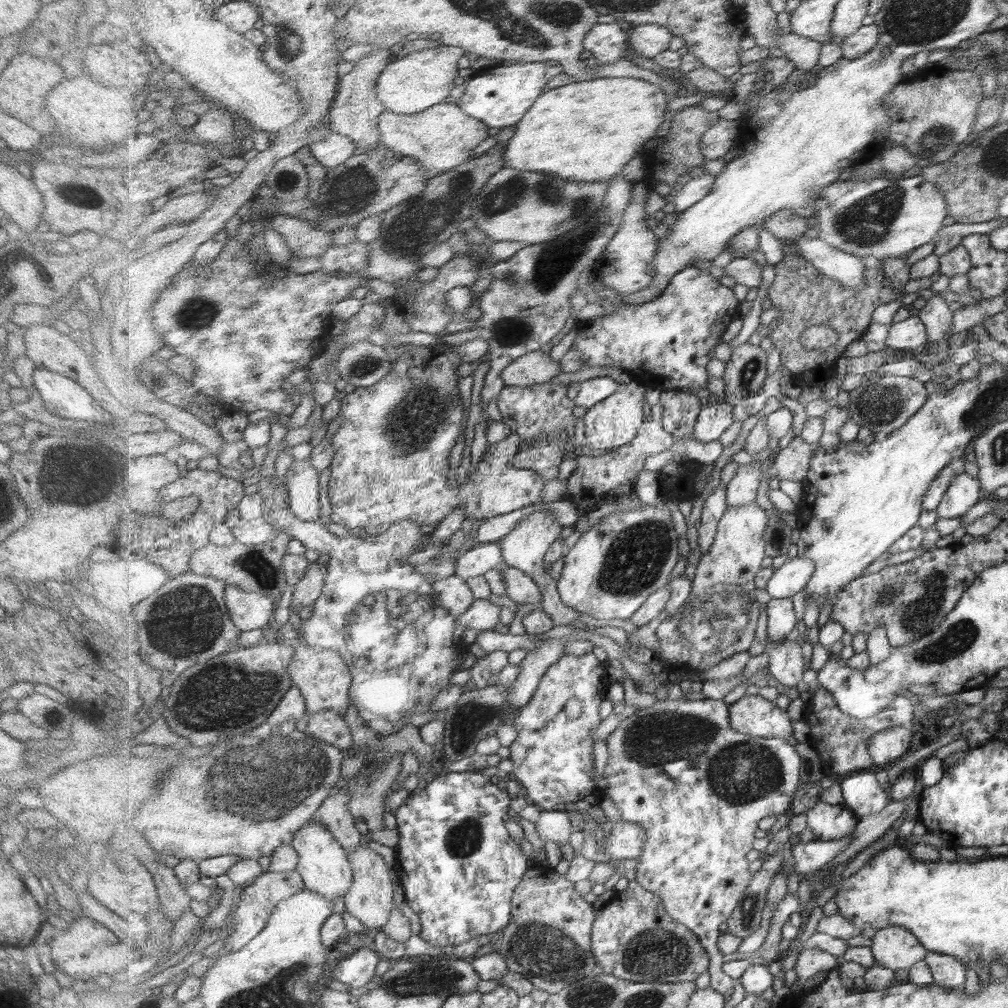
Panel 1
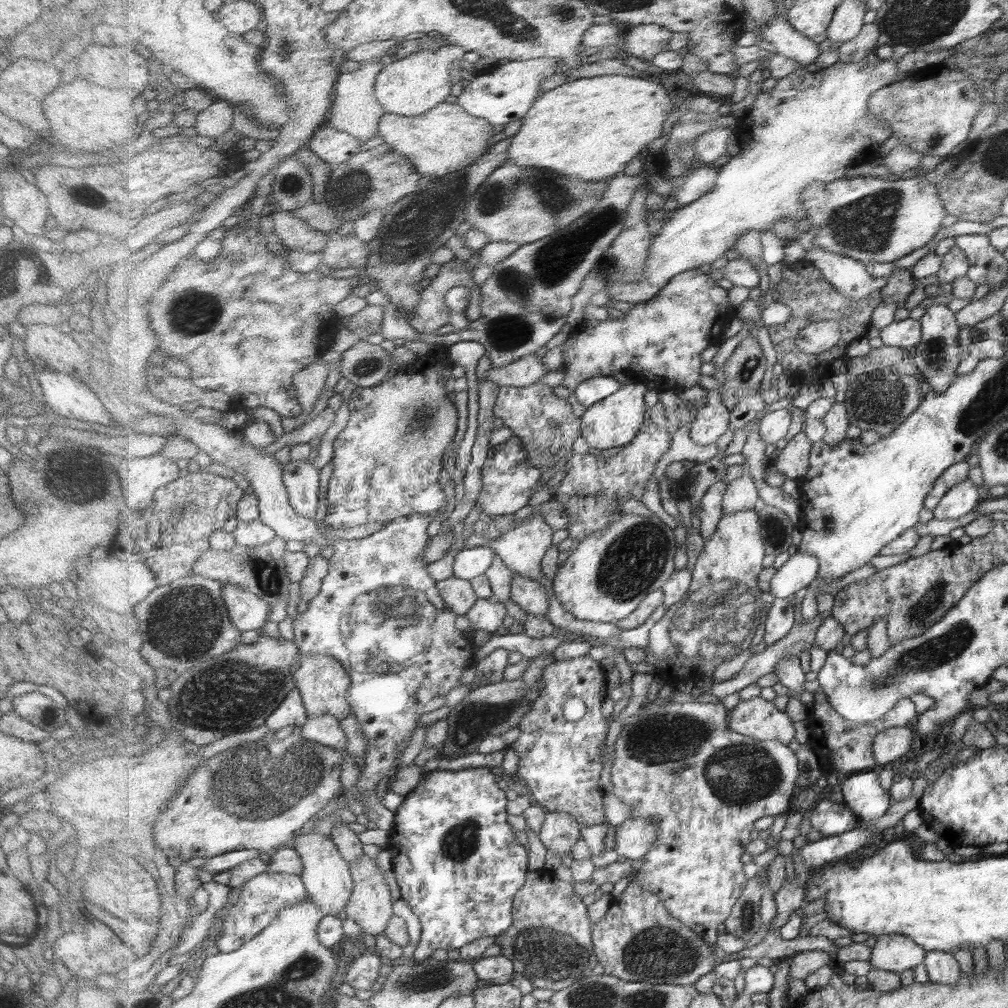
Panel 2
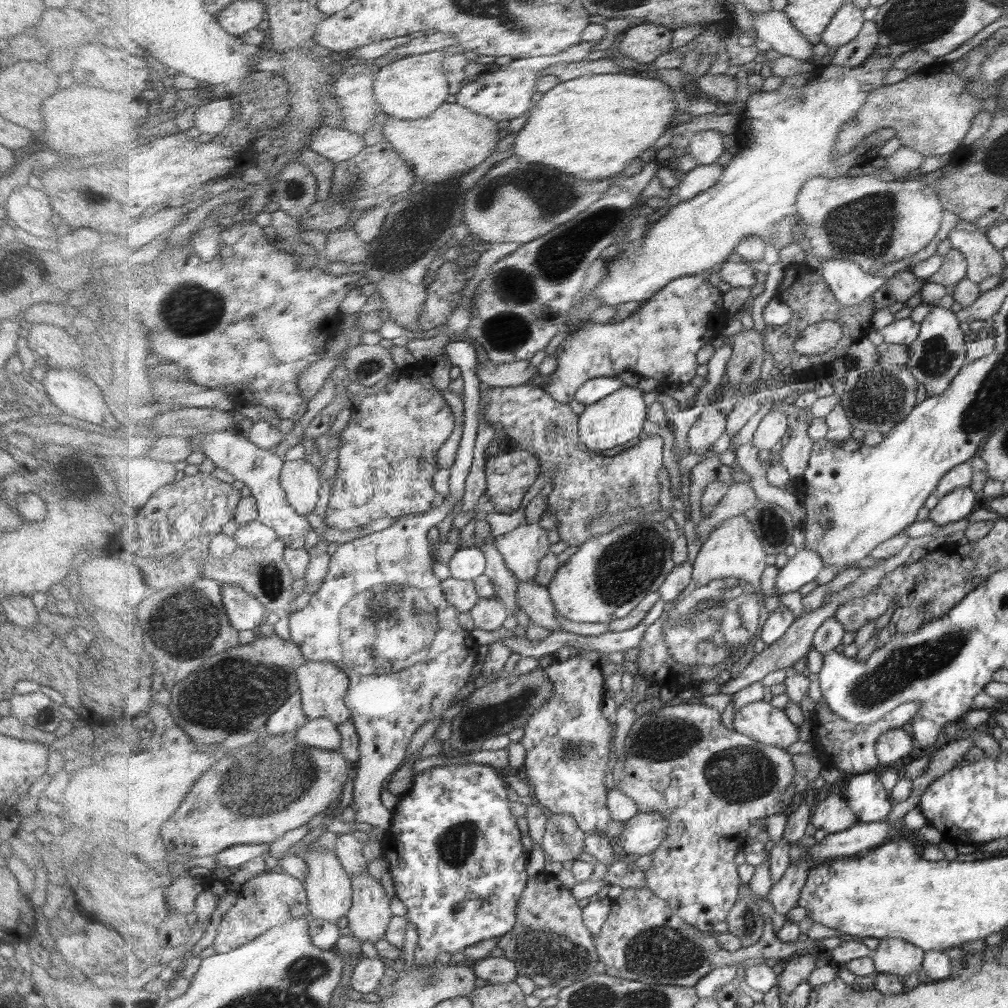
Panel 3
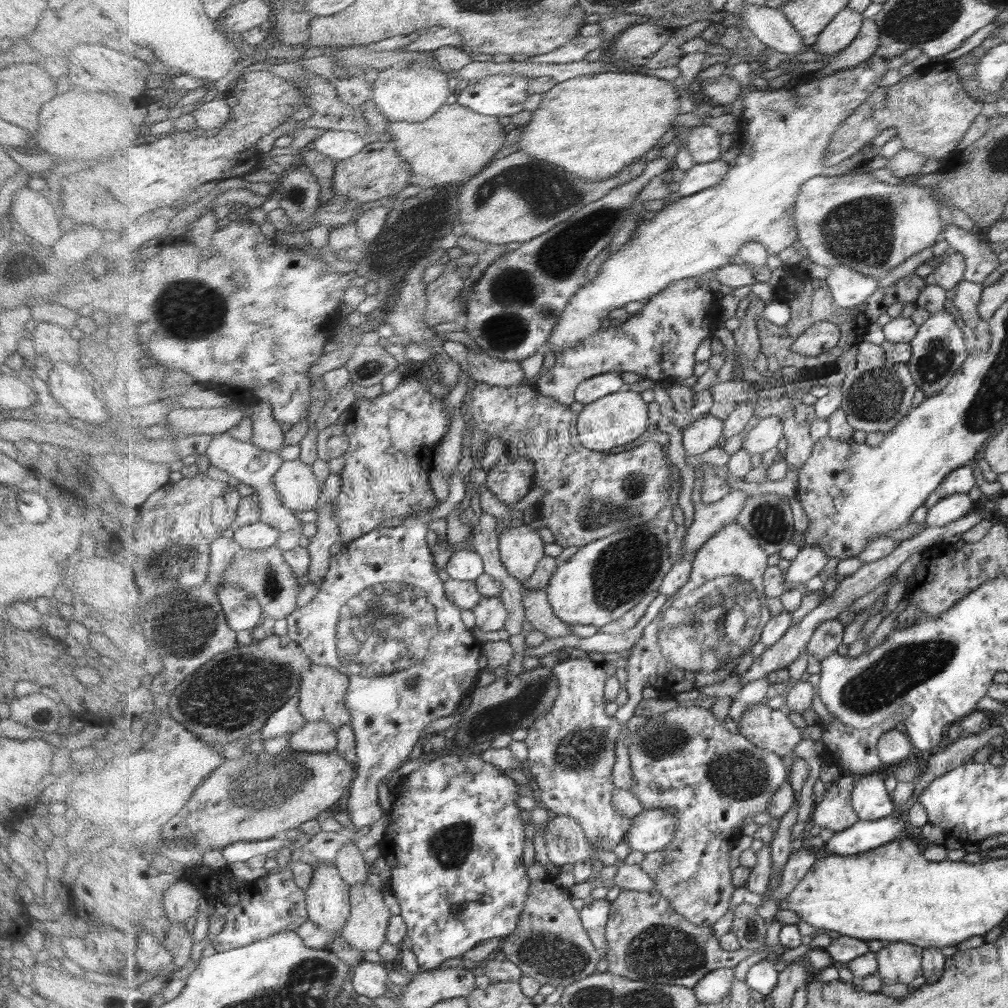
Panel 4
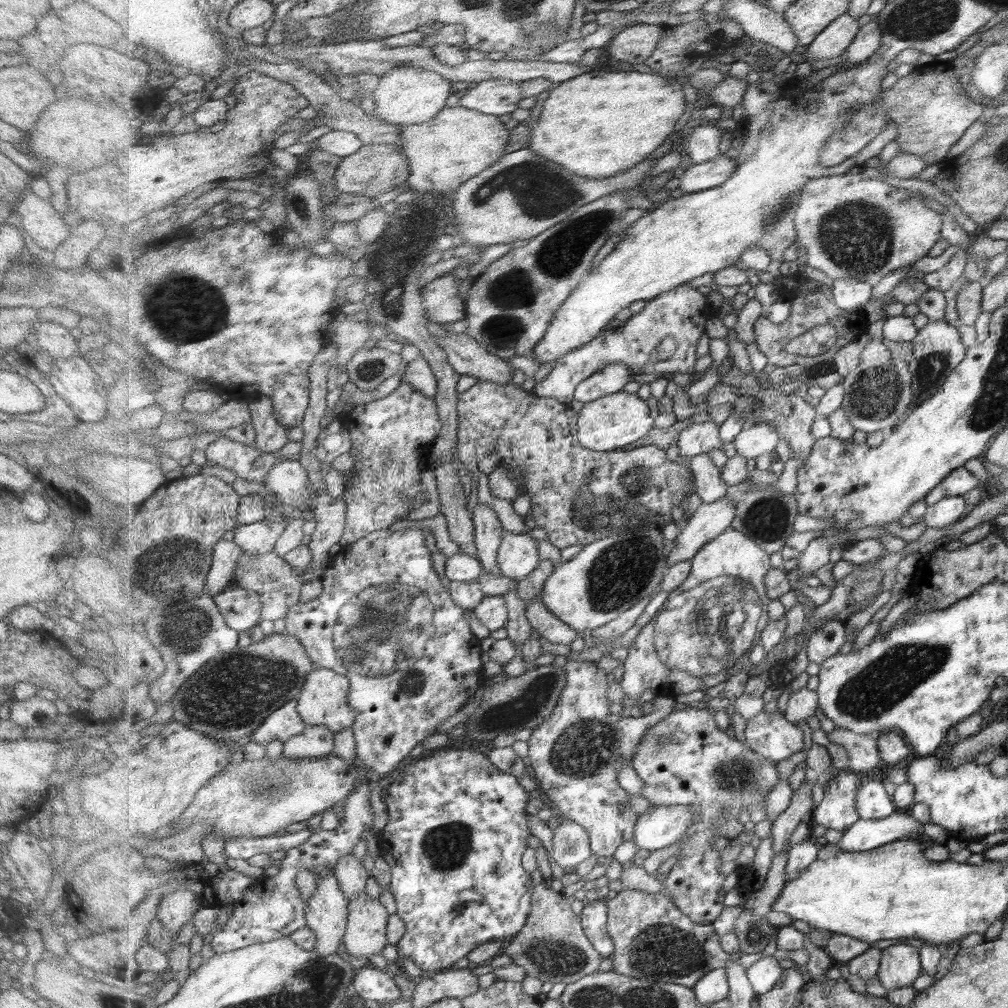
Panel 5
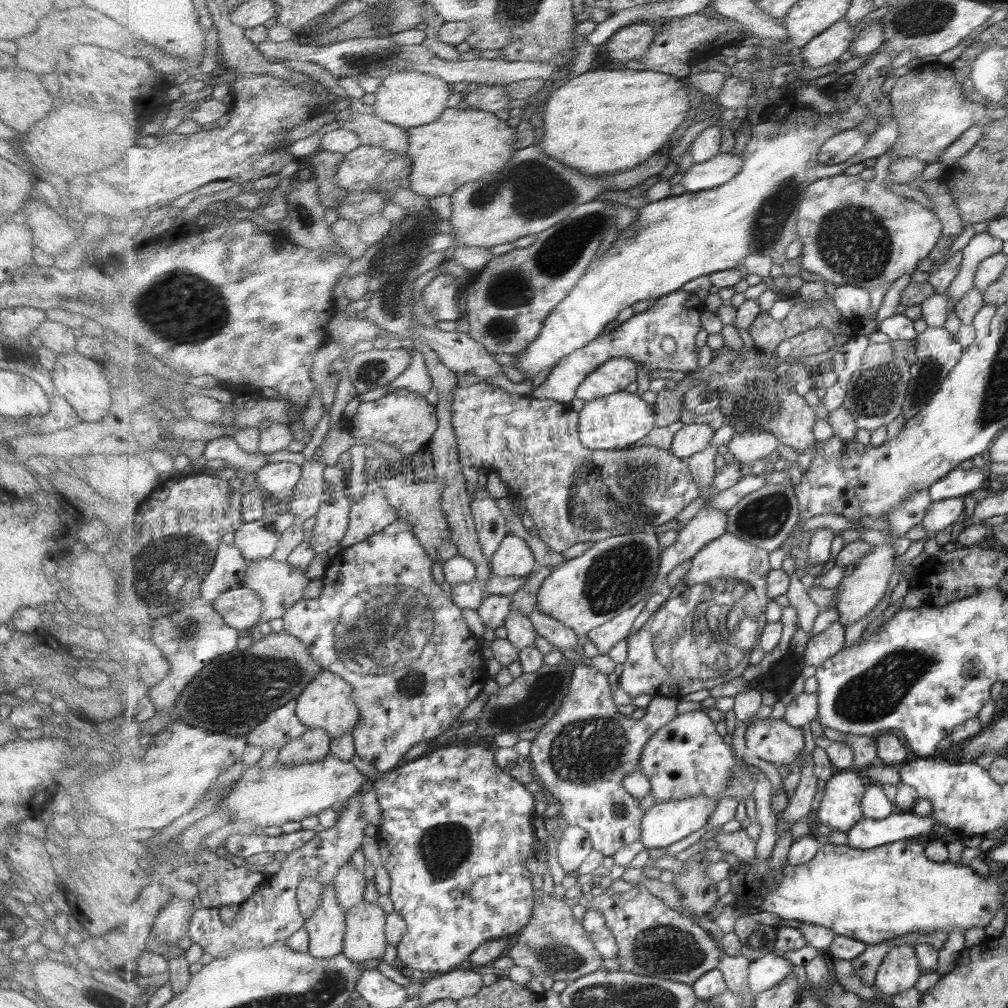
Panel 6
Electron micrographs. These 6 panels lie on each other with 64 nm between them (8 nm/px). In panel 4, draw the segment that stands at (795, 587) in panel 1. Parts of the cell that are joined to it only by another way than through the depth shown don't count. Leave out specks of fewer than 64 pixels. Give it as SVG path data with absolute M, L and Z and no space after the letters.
M803 546L785 571L785 582L789 584L805 584L816 578L829 562L829 556L821 546Z

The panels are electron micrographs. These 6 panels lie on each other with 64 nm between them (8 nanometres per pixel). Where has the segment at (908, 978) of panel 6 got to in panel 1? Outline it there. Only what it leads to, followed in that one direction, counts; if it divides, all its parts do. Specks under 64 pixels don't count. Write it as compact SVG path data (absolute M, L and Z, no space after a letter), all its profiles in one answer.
M889 925L876 931L870 946L877 966L893 971L911 969L928 955L928 948L907 927Z

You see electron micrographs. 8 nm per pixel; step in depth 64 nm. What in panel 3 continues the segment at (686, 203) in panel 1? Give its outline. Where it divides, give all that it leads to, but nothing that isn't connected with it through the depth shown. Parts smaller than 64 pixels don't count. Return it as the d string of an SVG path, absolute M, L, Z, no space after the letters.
M715 164L699 165L685 173L684 179L678 184L677 194L680 201L694 200L720 182L725 172L725 166Z

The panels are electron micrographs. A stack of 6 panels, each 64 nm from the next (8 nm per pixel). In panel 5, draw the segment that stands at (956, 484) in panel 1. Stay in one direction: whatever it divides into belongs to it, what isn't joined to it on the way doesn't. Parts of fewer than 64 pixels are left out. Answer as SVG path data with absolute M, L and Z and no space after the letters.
M949 496L937 504L929 506L925 516L927 528L945 528L961 520L971 511L963 496Z

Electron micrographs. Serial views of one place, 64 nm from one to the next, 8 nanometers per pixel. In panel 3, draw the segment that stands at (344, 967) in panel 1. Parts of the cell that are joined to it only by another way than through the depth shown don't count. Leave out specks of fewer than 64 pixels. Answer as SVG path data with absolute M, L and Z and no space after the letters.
M361 957L351 977L351 986L360 993L378 994L381 979L385 976L385 960L382 957Z

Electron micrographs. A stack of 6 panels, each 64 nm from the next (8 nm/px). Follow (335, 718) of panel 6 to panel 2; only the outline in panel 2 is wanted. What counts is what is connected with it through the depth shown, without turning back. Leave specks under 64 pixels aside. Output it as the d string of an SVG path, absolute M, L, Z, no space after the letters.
M301 652L301 659L293 665L292 672L309 719L323 714L333 714L337 721L341 722L349 717L352 706L348 702L348 693L351 691L353 681L351 674L337 657L333 657L333 655L309 655L309 653Z

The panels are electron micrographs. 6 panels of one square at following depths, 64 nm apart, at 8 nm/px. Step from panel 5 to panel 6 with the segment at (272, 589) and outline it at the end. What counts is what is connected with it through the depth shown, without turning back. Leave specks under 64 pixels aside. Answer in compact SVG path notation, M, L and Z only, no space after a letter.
M269 557L259 561L247 560L247 571L243 577L243 586L256 590L257 594L265 602L265 613L263 621L278 619L287 612L288 608L295 606L305 594L305 588L311 581L305 576L305 570L291 566L287 561L281 562Z

